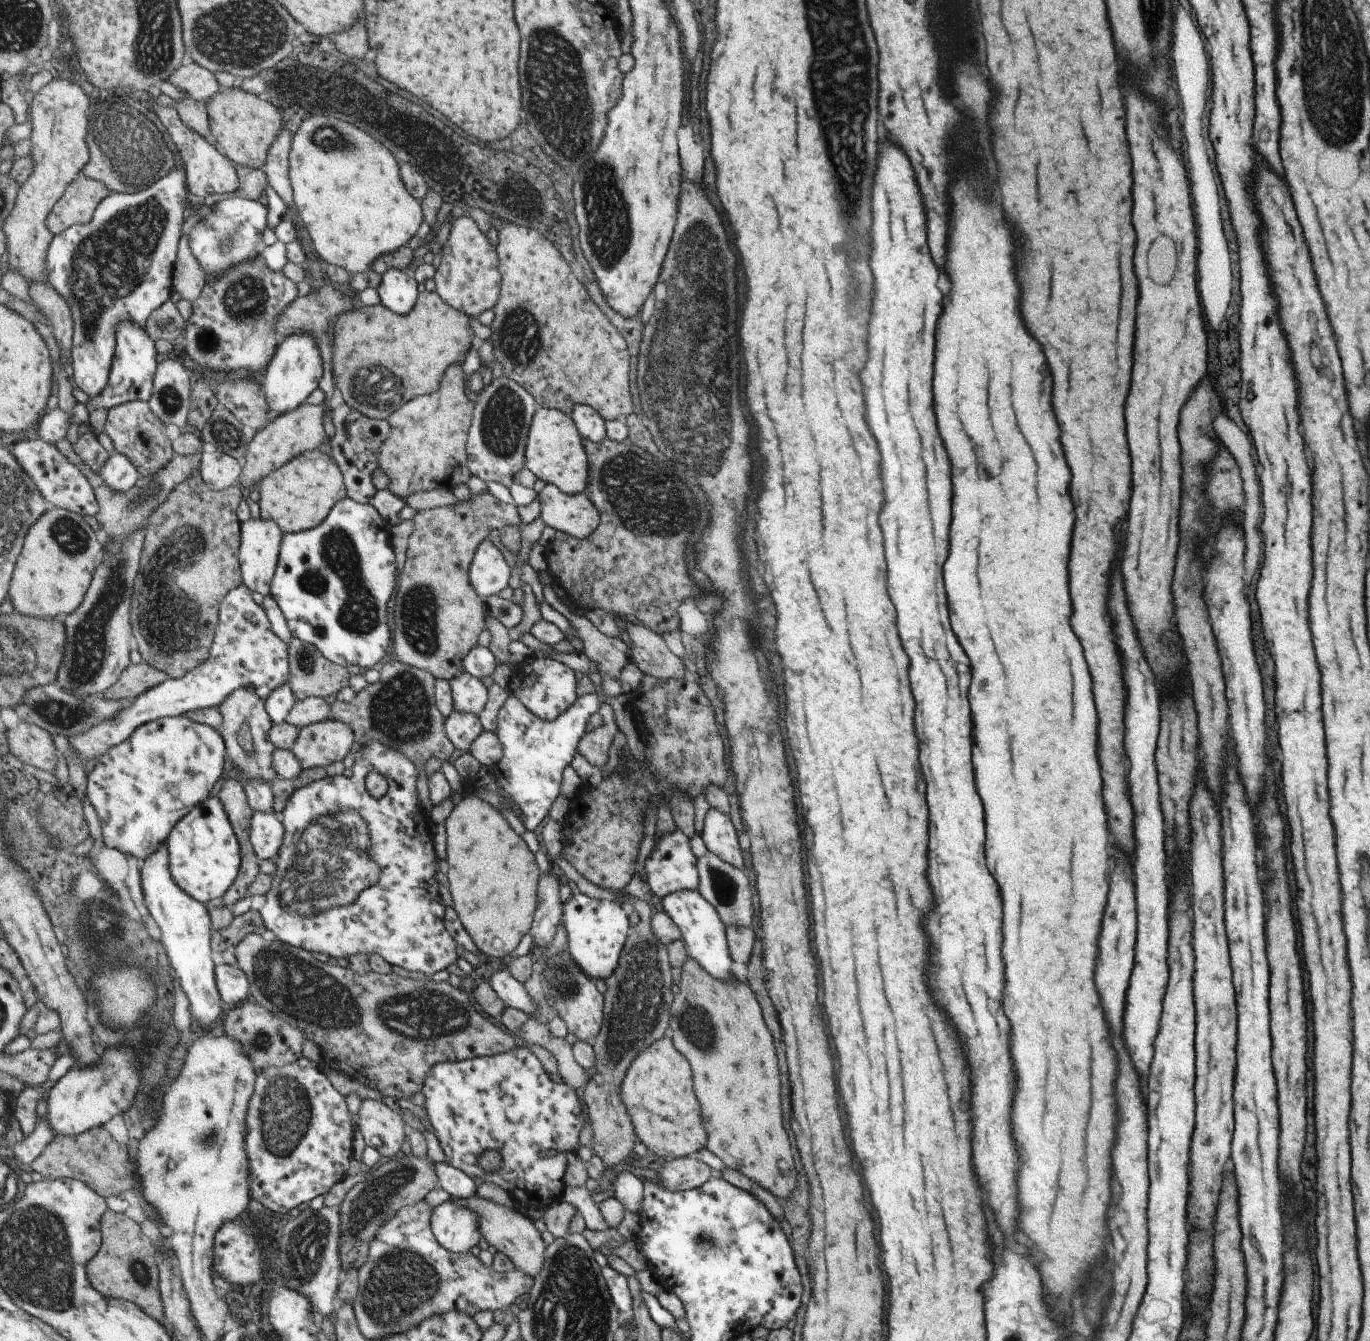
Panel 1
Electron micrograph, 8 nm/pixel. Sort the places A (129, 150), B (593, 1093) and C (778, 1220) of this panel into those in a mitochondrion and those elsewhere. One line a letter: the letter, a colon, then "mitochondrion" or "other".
A: mitochondrion
B: other
C: other

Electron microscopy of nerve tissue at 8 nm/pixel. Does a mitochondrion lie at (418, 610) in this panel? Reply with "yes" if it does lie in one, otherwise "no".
yes

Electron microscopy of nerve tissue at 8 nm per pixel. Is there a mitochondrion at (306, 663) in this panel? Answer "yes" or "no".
yes

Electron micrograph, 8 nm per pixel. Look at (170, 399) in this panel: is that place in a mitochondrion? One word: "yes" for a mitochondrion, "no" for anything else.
yes

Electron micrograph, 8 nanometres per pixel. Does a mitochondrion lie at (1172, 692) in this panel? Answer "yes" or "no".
no

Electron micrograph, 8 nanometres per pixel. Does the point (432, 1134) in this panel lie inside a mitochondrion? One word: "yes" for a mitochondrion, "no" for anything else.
no

